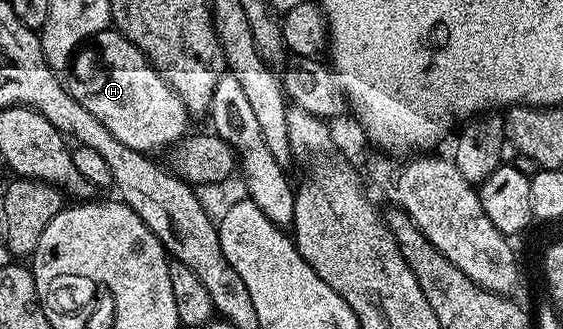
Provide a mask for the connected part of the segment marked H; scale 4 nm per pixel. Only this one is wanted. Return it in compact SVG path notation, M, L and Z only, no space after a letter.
M118 30L99 32L90 42L84 43L69 65L70 72L71 81L68 79L65 87L71 97L81 102L81 106L85 106L85 110L89 110L89 114L93 114L93 118L97 118L117 142L125 142L125 146L138 152L159 154L155 152L170 149L188 135L189 113L179 95L167 85L165 78L161 78L144 52L136 44L129 43Z

